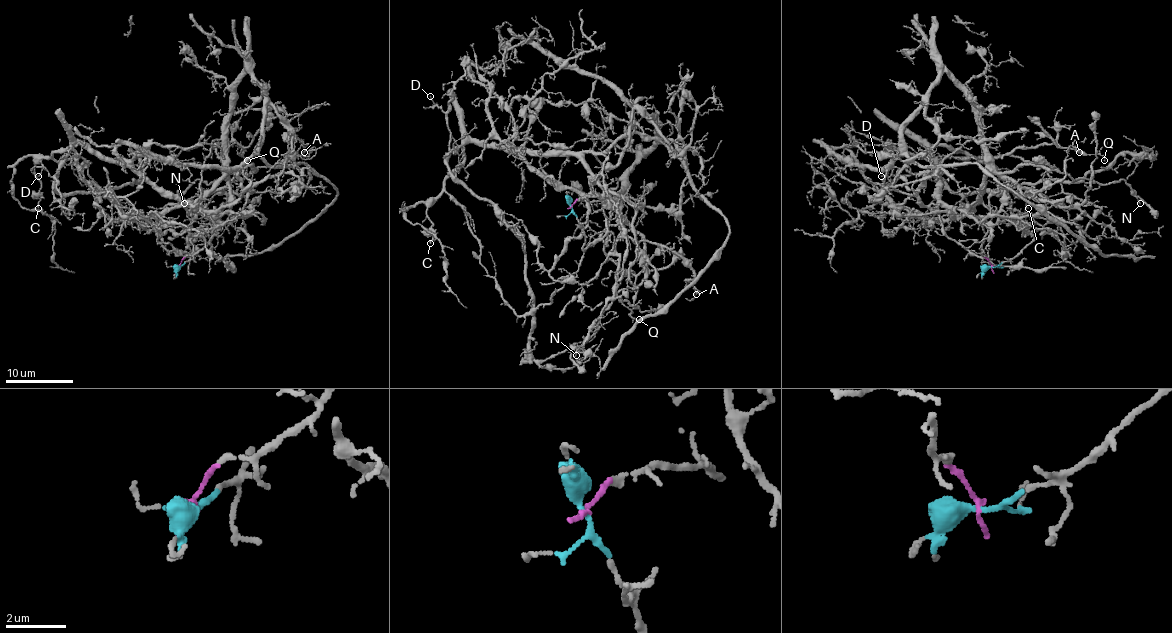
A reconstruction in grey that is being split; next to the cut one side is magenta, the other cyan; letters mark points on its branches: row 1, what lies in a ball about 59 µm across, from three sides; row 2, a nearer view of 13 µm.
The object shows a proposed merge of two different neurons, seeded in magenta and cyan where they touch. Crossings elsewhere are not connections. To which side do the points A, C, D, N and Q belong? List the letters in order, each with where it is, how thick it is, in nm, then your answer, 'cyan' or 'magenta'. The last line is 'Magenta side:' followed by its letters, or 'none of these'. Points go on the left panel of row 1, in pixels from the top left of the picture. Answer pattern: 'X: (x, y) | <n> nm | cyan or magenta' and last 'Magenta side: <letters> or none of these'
A: (304, 152) | 180 nm | magenta
C: (38, 208) | 100 nm | cyan
D: (38, 176) | 110 nm | cyan
N: (184, 203) | 80 nm | magenta
Q: (247, 160) | 90 nm | magenta
Magenta side: A, N, Q

